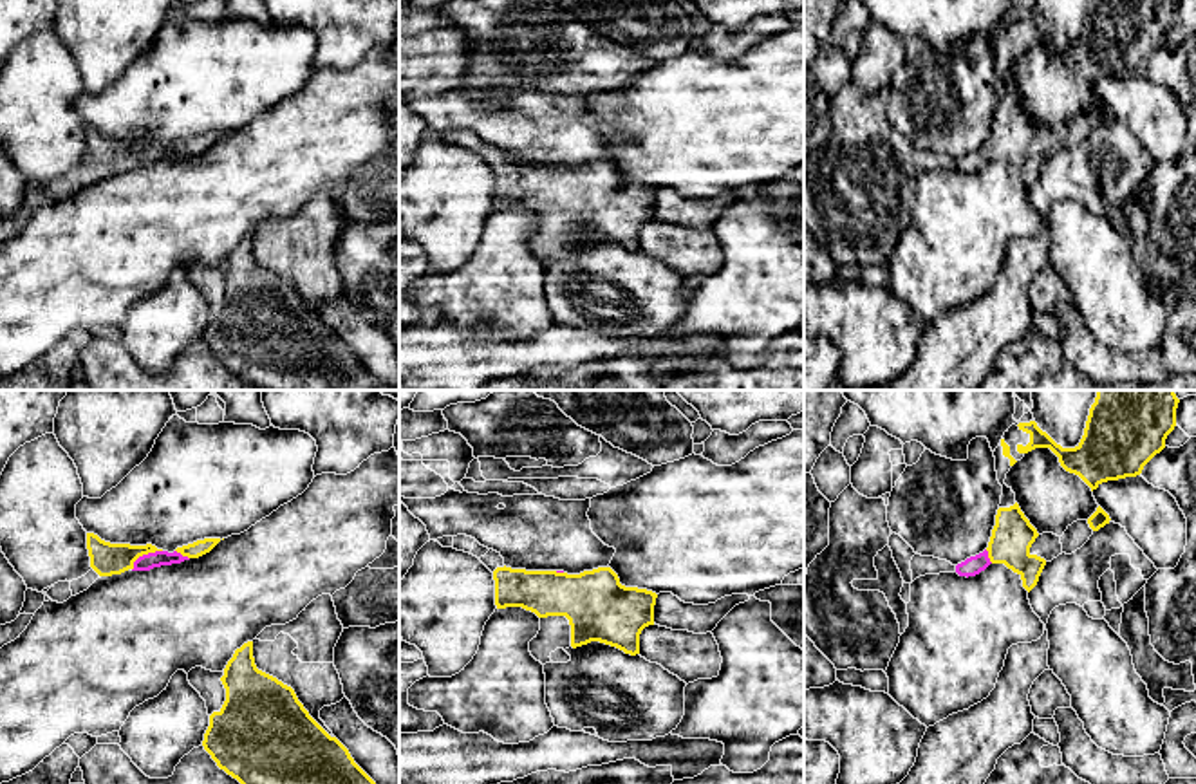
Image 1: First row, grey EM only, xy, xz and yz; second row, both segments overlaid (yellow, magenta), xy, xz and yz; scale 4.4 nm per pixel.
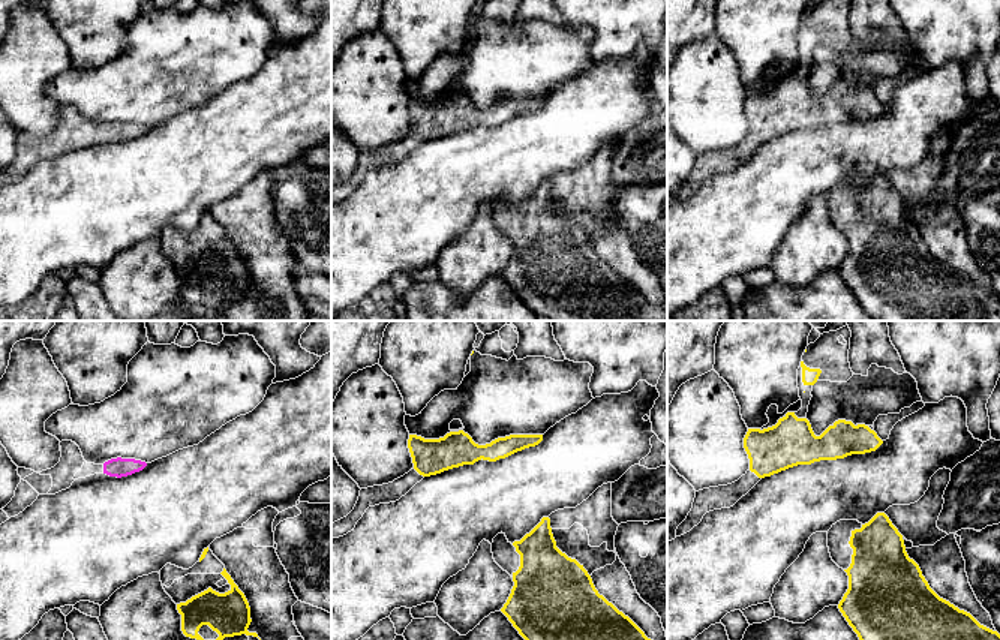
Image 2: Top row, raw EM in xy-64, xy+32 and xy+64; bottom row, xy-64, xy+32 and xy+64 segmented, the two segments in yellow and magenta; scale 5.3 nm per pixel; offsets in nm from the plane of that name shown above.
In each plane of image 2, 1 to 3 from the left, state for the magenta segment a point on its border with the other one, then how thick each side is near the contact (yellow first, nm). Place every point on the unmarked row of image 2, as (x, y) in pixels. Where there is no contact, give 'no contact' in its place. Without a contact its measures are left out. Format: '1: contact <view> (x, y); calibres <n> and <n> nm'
1: no contact
2: no contact
3: no contact

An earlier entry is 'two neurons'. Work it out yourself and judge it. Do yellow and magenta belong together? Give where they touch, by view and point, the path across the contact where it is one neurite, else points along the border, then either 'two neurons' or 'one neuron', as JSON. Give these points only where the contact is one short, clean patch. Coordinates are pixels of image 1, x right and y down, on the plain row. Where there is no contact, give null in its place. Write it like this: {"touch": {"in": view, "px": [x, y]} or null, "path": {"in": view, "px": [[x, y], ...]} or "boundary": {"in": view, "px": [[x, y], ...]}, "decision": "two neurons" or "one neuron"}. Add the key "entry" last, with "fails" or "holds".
{"touch": {"in": "xy", "px": [143, 149]}, "path": {"in": "xy", "px": [[107, 154], [143, 149], [158, 154]]}, "decision": "one neuron", "entry": "fails"}

